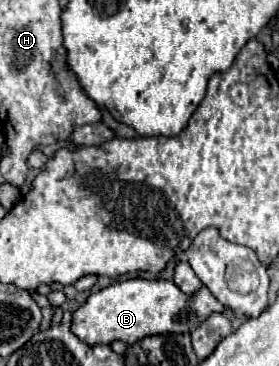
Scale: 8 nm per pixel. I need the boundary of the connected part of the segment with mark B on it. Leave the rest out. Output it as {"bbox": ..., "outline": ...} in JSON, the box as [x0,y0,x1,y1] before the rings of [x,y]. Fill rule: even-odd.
{"bbox":[72,278,224,344],"outline":[[[132,278],[90,294],[90,298],[72,316],[72,332],[88,344],[110,344],[114,340],[134,344],[152,334],[192,332],[212,312],[224,312],[224,306],[204,286],[196,294],[188,296],[180,292],[172,280]]]}

